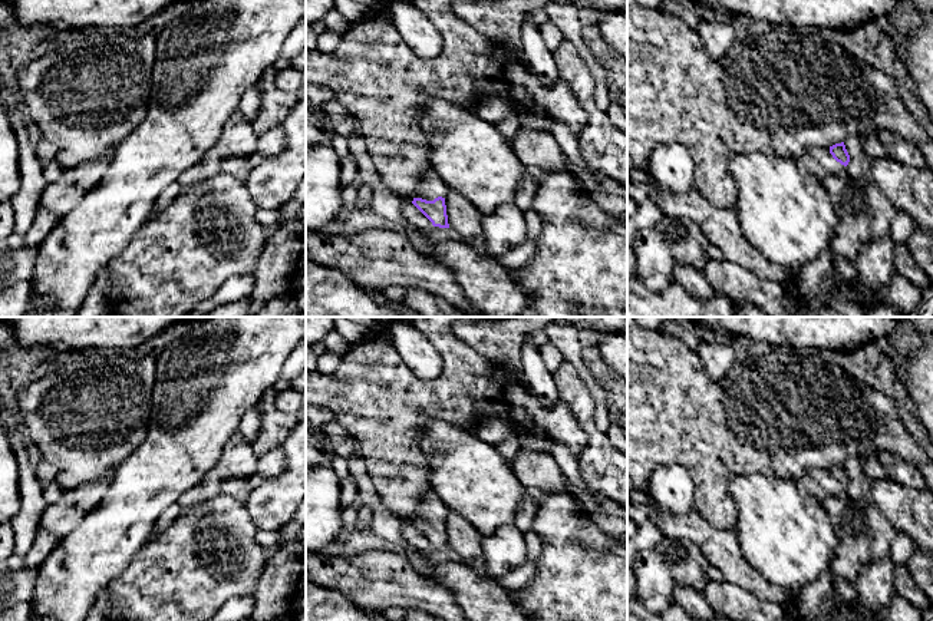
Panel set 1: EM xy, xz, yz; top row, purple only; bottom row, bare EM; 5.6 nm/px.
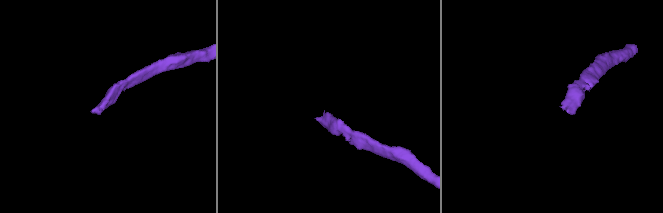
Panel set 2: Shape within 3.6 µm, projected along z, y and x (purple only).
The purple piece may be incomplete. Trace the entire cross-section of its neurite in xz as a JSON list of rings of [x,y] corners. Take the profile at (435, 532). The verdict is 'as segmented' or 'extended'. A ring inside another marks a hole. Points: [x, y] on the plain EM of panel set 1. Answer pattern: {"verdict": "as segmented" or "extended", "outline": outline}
{"verdict": "extended", "outline": [[[435,490],[422,495],[412,525],[432,544],[433,548],[449,549],[445,518],[449,509],[438,498]]]}

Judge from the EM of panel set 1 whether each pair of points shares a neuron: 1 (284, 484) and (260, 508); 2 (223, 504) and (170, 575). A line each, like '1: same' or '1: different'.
1: same
2: same

